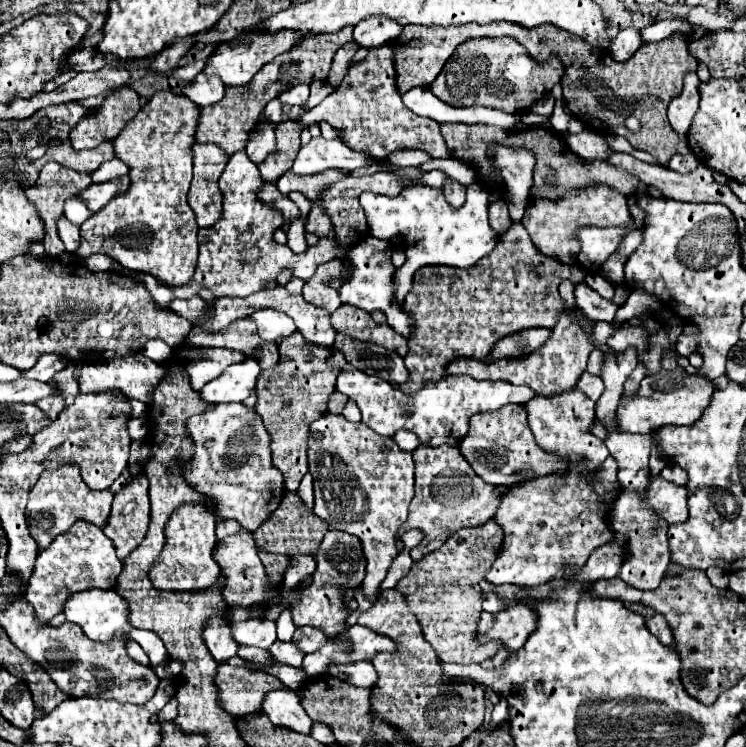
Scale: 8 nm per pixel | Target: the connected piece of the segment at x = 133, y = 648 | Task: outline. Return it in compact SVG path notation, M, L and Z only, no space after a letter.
M128 640L128 642L126 642L126 652L128 652L128 656L130 656L132 660L136 660L136 662L140 662L140 664L144 664L144 666L150 664L150 662L148 662L148 654L144 652L144 648L142 648L136 640Z

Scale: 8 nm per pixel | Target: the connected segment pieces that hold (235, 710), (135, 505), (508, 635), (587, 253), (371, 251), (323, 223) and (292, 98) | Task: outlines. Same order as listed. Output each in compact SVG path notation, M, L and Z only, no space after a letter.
M218 666L216 682L220 686L220 702L230 714L246 716L262 710L264 702L264 672L254 672L244 666Z
M138 474L114 496L110 518L102 530L114 542L120 560L124 560L132 550L136 550L146 538L148 522L148 478L144 478L144 474Z
M520 602L496 614L482 612L478 630L484 638L496 638L504 642L506 648L518 650L526 644L532 630L536 630L536 622L536 606L532 606L532 602Z
M580 228L576 238L580 242L580 254L576 256L576 262L580 268L588 274L598 274L606 258L618 248L622 242L622 228Z
M368 236L366 240L362 240L358 246L354 246L348 254L346 254L346 262L348 262L348 274L346 278L342 278L340 284L339 297L344 304L352 304L356 308L364 308L366 312L372 310L382 310L388 316L388 324L402 334L404 338L408 338L410 334L410 326L412 320L404 314L404 310L394 302L392 298L392 288L390 288L390 278L392 278L392 262L390 262L390 254L392 254L392 244L388 240L380 240L380 238L372 238Z
M234 154L230 156L222 176L220 176L220 192L222 192L222 212L218 222L212 228L200 228L198 230L198 244L200 244L200 256L198 256L198 268L190 284L176 290L176 298L192 298L198 296L200 290L210 290L212 296L236 296L236 290L254 290L260 292L268 286L280 286L278 274L282 270L292 272L292 278L308 280L314 276L316 266L322 262L328 262L332 258L342 260L348 248L336 250L336 240L332 238L332 224L320 214L320 204L316 202L316 194L324 190L324 186L330 186L332 182L338 182L338 178L346 176L348 172L342 170L326 170L324 174L314 176L298 176L292 170L284 174L276 182L278 190L282 194L290 194L294 190L302 192L314 202L314 212L310 213L306 225L306 232L316 233L320 236L320 242L312 248L308 248L304 254L294 254L286 245L279 245L274 241L274 232L284 224L282 210L274 208L272 204L260 200L258 192L264 186L264 180L260 178L258 168L246 154Z
M294 86L290 92L282 92L278 96L278 100L282 104L288 104L288 106L304 106L310 98L310 88L308 86Z

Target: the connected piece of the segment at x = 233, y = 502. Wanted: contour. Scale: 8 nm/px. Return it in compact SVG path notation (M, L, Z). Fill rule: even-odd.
M242 402L218 404L200 416L188 418L188 434L196 442L194 462L184 472L188 482L216 502L216 516L236 520L250 532L256 530L286 494L284 476L272 464L270 432L262 416Z

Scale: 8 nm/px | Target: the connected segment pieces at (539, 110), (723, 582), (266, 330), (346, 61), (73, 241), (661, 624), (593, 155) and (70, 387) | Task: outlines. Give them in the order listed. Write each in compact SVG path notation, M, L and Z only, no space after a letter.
M548 96L546 100L542 100L542 102L536 102L536 104L532 106L531 111L535 114L550 118L550 114L552 114L552 108L554 108L554 98L552 98L552 96Z
M712 566L706 570L706 576L710 578L712 586L716 588L728 588L728 574L724 570L720 570L718 566Z
M258 308L248 316L258 326L258 336L262 340L278 340L280 336L290 336L296 326L290 316L270 308Z
M348 42L348 46L342 46L342 48L336 52L336 58L334 58L334 62L332 62L332 70L330 70L330 74L328 74L328 82L330 82L334 88L340 86L342 78L346 76L348 68L352 66L352 58L354 58L354 54L356 54L358 50L360 50L360 46L358 46L356 42Z
M60 218L58 234L60 234L60 238L62 238L64 246L66 246L66 252L76 254L78 248L80 248L80 228L72 226L66 218Z
M656 612L650 620L646 620L646 626L648 626L648 630L650 630L656 638L660 638L660 642L672 644L674 634L672 634L672 628L668 626L668 622L666 622L666 618L664 618L662 614Z
M584 128L580 134L572 134L568 138L568 146L574 154L584 160L604 160L604 154L610 154L612 148L606 144L604 136Z
M66 366L62 372L56 374L56 382L60 386L60 390L64 394L70 394L70 396L76 396L78 394L78 380L76 380L76 368L74 366Z

